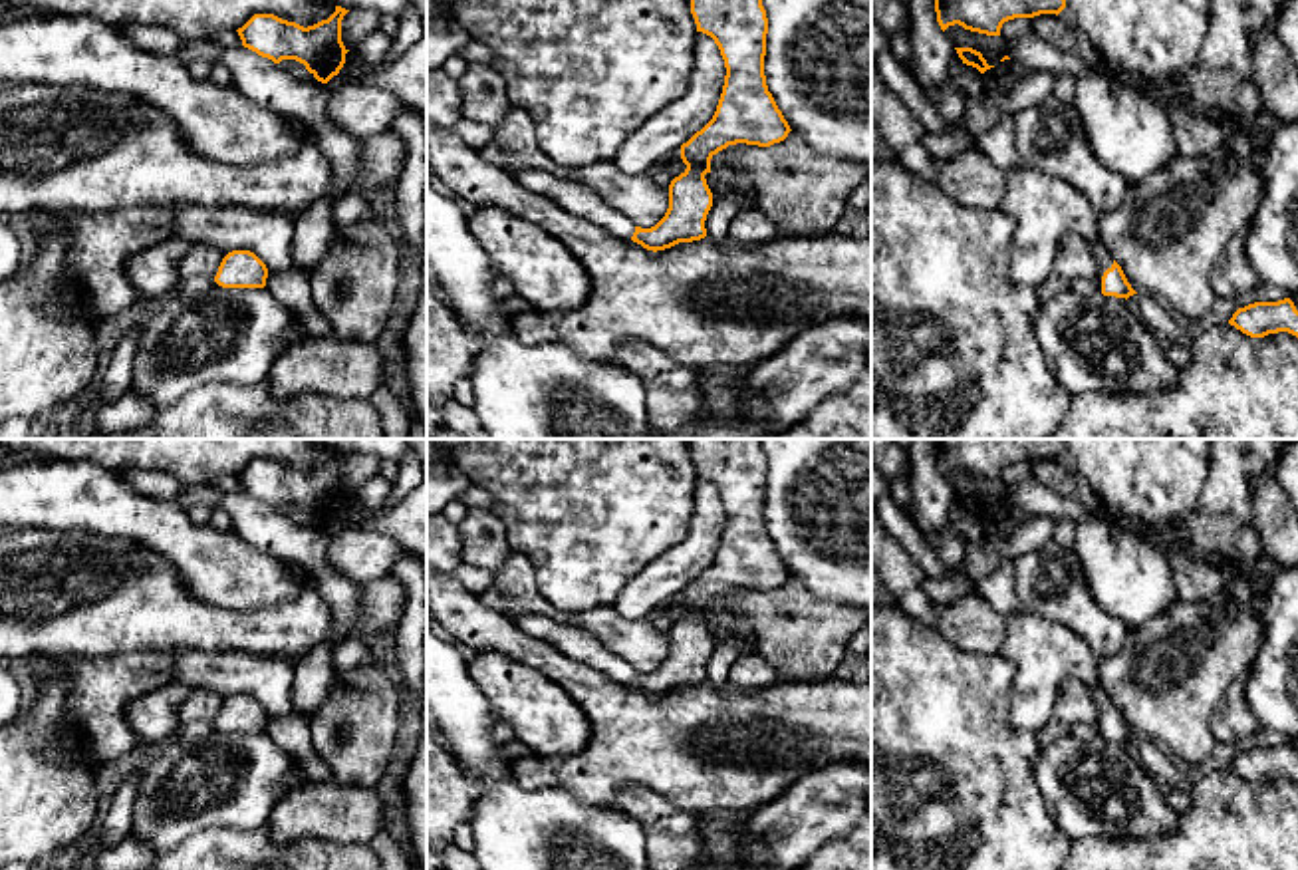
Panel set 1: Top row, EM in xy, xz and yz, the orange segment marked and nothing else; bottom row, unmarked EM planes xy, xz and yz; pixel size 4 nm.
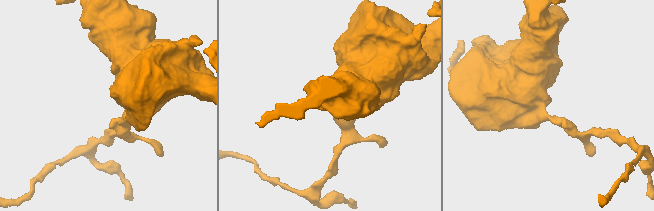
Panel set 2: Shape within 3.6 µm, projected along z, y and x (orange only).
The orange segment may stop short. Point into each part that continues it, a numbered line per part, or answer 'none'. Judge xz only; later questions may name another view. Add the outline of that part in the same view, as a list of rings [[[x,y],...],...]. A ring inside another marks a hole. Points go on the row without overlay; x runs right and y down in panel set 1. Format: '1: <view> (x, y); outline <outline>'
1: xz (578, 644); outline [[[492,584],[478,598],[484,606],[510,616],[520,630],[556,646],[568,657],[578,659],[619,683],[633,681],[635,669],[631,663],[607,650],[593,634],[578,626],[558,624],[538,614],[512,616],[496,584]]]

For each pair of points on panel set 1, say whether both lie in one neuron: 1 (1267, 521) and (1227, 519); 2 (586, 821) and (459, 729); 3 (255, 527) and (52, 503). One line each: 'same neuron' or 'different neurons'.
1: different neurons
2: same neuron
3: different neurons

